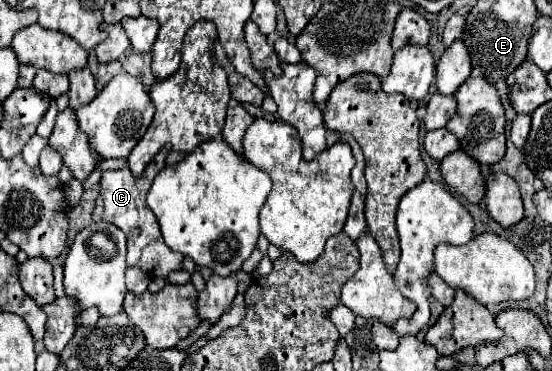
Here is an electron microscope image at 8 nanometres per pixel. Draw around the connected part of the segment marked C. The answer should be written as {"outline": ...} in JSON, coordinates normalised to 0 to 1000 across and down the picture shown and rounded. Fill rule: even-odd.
{"outline":[[[293,399],[279,420],[279,431],[268,442],[268,453],[257,464],[254,480],[243,480],[232,453],[188,464],[185,485],[181,485],[181,528],[174,534],[174,561],[167,571],[170,598],[181,598],[181,593],[203,598],[228,631],[228,647],[232,647],[228,706],[232,706],[232,717],[250,717],[261,733],[268,733],[268,744],[286,744],[286,749],[304,744],[304,733],[326,728],[330,695],[333,695],[333,690],[326,690],[326,679],[315,679],[312,668],[304,668],[293,652],[297,642],[290,636],[290,604],[286,604],[279,571],[264,550],[264,523],[272,518],[279,474],[301,447],[301,420],[304,420],[304,399]]]}

